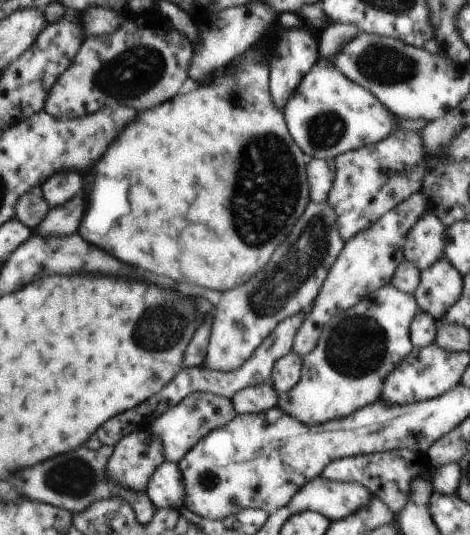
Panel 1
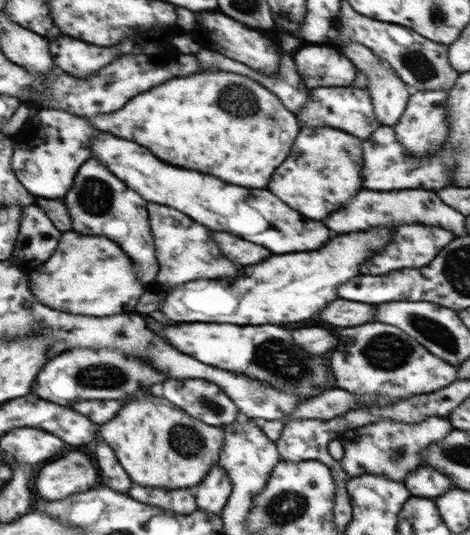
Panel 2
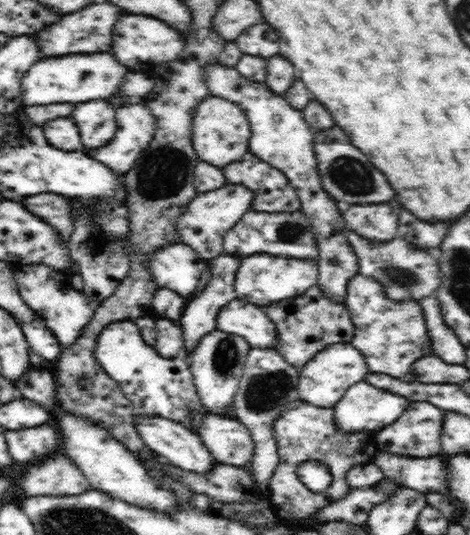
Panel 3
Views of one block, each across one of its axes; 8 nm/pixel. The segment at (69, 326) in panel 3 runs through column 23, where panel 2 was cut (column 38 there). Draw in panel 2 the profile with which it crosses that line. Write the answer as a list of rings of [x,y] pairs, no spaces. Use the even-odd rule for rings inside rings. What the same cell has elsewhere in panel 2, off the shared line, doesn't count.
[[[68,231],[61,237],[57,251],[48,261],[30,267],[28,274],[31,292],[42,304],[72,314],[112,316],[132,312],[138,298],[146,292],[136,264],[122,251],[119,244],[104,236],[83,236]]]

